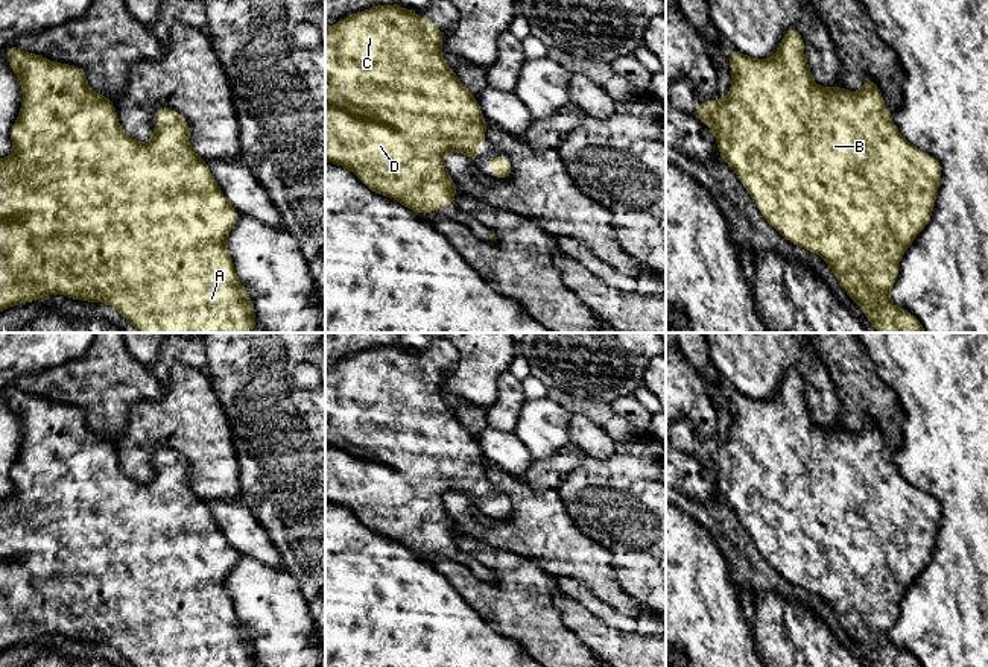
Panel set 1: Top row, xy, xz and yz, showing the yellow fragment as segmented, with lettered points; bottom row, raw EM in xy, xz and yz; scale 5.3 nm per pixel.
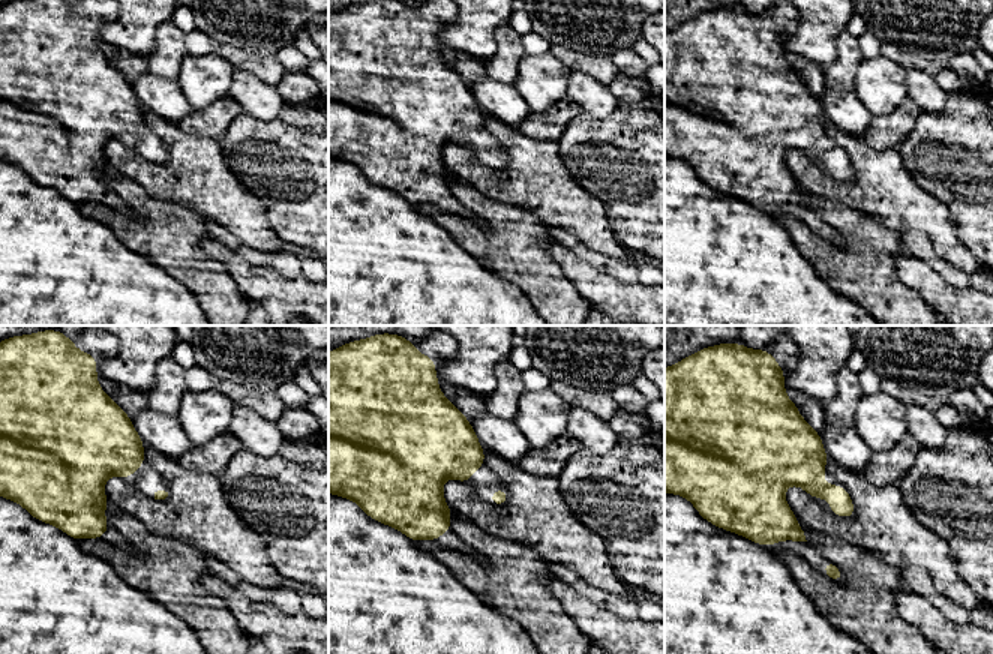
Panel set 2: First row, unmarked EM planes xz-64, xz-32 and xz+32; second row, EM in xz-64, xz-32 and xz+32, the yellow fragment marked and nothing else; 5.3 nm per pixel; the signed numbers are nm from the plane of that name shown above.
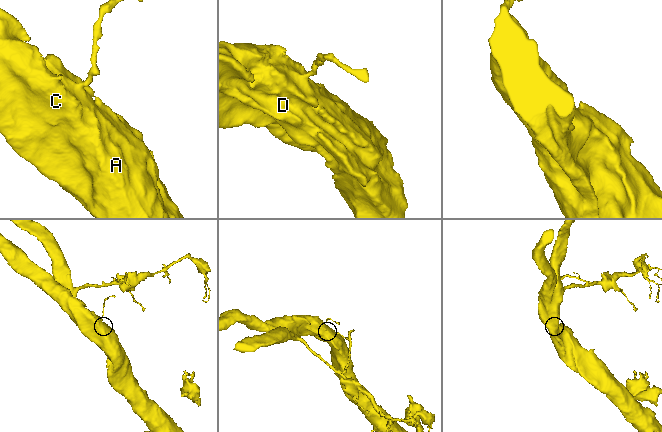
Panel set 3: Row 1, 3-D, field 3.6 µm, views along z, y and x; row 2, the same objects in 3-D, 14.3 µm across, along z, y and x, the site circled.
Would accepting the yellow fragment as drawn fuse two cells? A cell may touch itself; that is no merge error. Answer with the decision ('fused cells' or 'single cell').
single cell

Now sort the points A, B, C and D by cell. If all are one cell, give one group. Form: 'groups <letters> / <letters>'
groups A B C D

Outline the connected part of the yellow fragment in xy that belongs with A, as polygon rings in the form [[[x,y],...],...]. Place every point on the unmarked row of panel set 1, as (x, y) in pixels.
[[[15,384],[6,387],[6,397],[9,409],[20,418],[23,444],[11,468],[14,494],[0,500],[0,652],[61,634],[78,641],[105,643],[134,667],[257,667],[252,640],[240,624],[226,591],[239,552],[223,536],[207,501],[192,491],[187,459],[172,448],[161,448],[155,456],[167,456],[169,460],[154,463],[154,477],[147,483],[135,482],[122,471],[114,442],[87,425],[85,409],[49,401]]]

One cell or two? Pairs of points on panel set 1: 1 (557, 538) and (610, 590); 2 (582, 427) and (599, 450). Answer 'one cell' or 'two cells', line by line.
1: one cell
2: one cell

